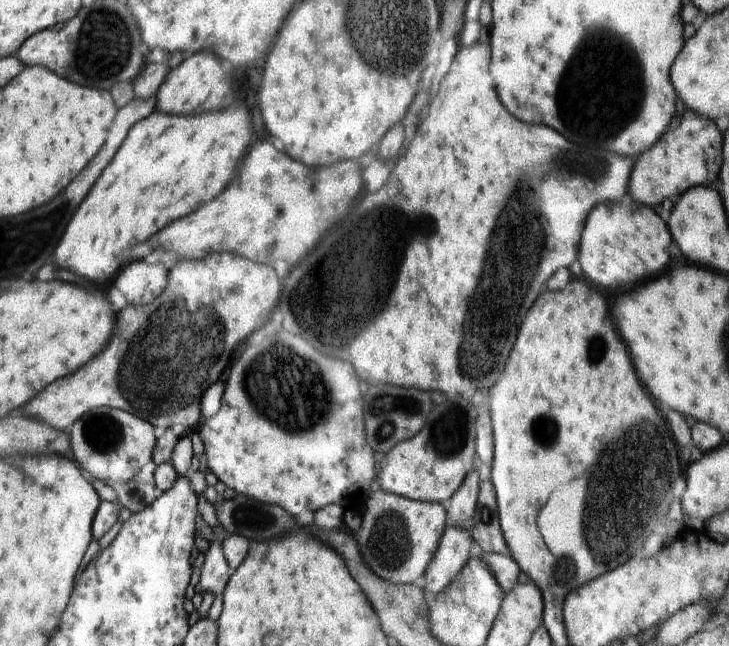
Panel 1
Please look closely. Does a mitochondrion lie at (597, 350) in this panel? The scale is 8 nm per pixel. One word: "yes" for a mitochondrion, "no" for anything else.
yes

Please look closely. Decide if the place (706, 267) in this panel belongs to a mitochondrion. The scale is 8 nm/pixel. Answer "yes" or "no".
no

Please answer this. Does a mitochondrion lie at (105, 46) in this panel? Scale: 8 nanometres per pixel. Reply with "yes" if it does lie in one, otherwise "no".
yes

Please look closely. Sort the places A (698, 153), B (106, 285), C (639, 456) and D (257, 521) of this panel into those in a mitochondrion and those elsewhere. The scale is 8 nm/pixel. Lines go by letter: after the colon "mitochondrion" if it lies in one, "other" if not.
A: other
B: other
C: mitochondrion
D: mitochondrion

